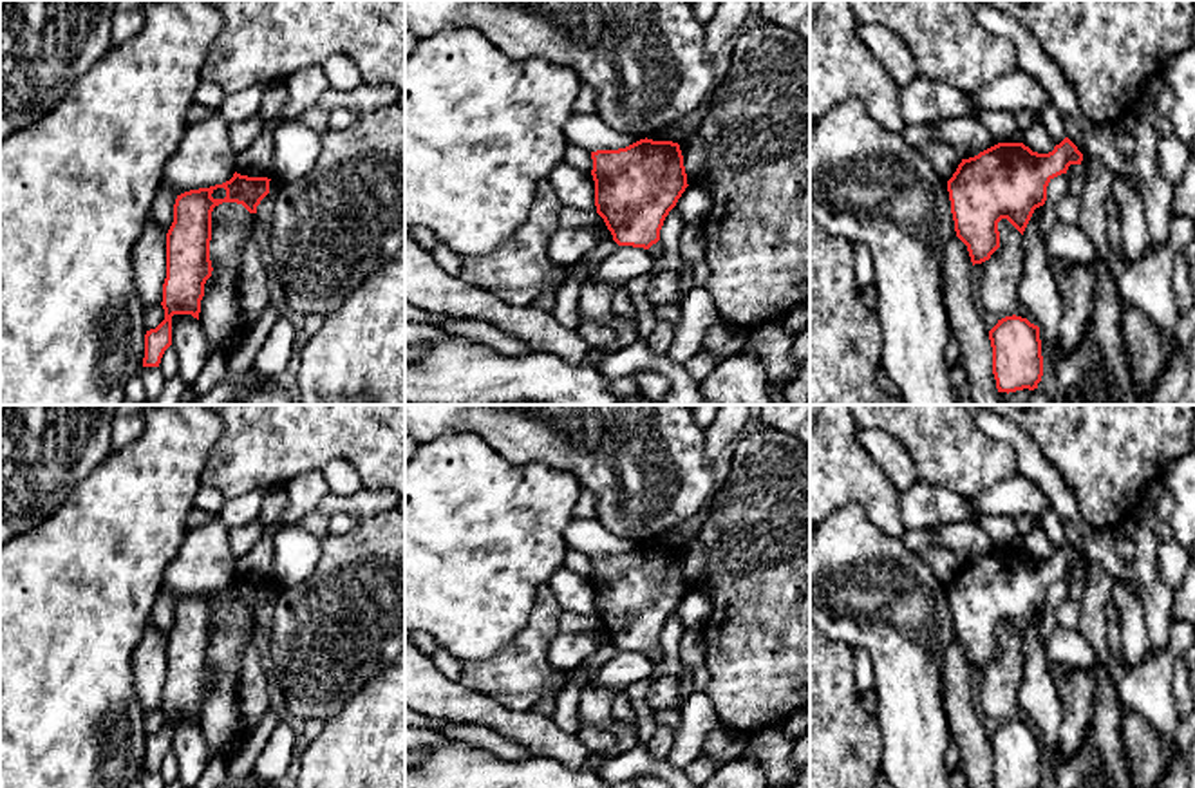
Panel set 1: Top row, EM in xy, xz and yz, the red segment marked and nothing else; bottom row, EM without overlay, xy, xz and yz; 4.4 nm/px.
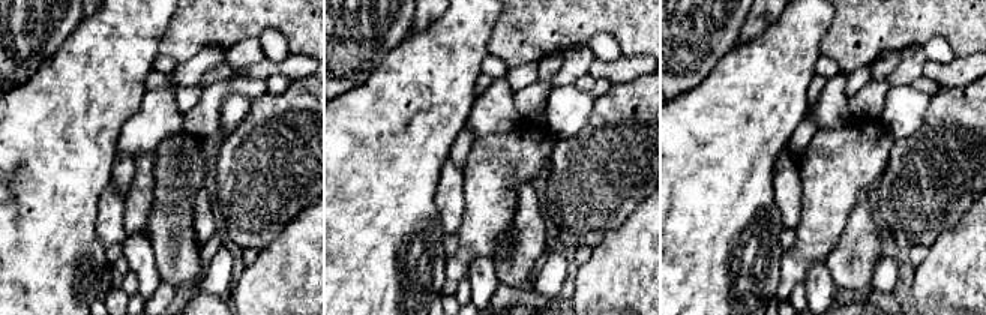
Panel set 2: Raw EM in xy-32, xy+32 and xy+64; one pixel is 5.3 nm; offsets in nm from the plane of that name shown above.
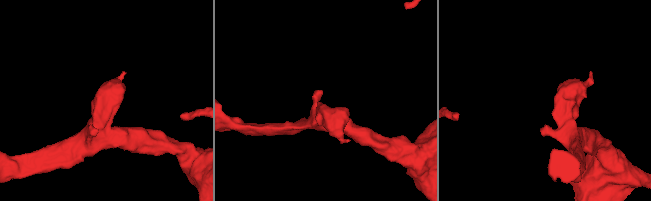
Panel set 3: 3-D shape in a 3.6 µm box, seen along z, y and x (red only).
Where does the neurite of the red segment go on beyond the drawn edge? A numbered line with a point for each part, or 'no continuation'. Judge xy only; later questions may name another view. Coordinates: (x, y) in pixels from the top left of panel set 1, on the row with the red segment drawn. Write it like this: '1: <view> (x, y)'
no continuation

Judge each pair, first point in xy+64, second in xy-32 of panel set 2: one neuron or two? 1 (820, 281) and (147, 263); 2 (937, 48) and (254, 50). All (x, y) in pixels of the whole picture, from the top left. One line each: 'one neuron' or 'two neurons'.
1: one neuron
2: two neurons

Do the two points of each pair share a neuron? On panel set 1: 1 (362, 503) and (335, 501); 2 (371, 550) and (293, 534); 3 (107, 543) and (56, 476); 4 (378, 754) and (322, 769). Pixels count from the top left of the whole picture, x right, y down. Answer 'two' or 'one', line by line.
1: one
2: two
3: two
4: one

